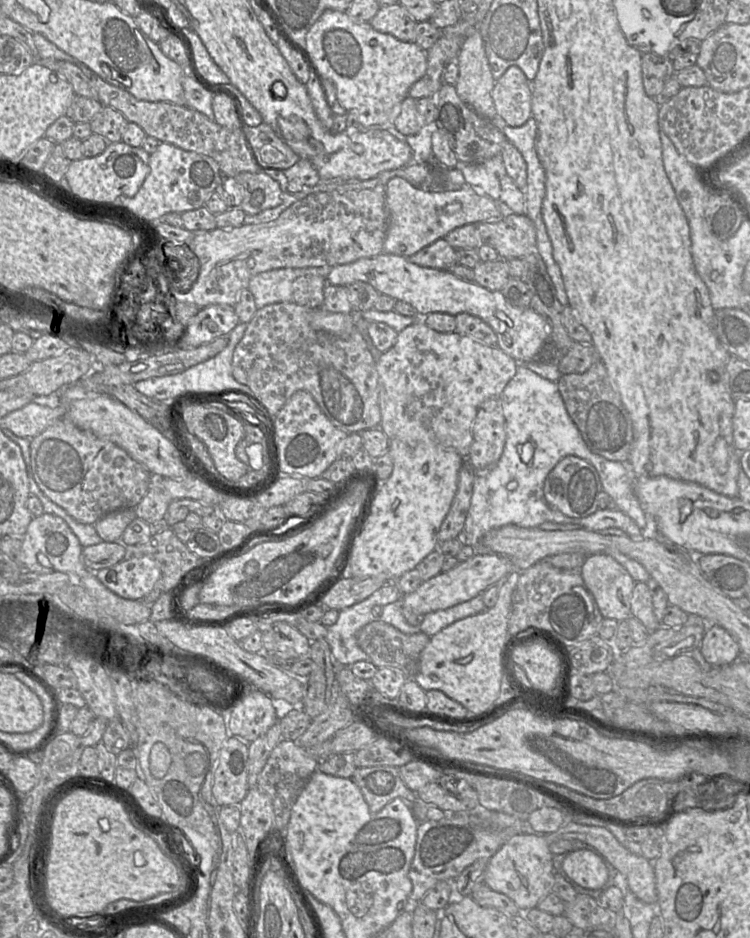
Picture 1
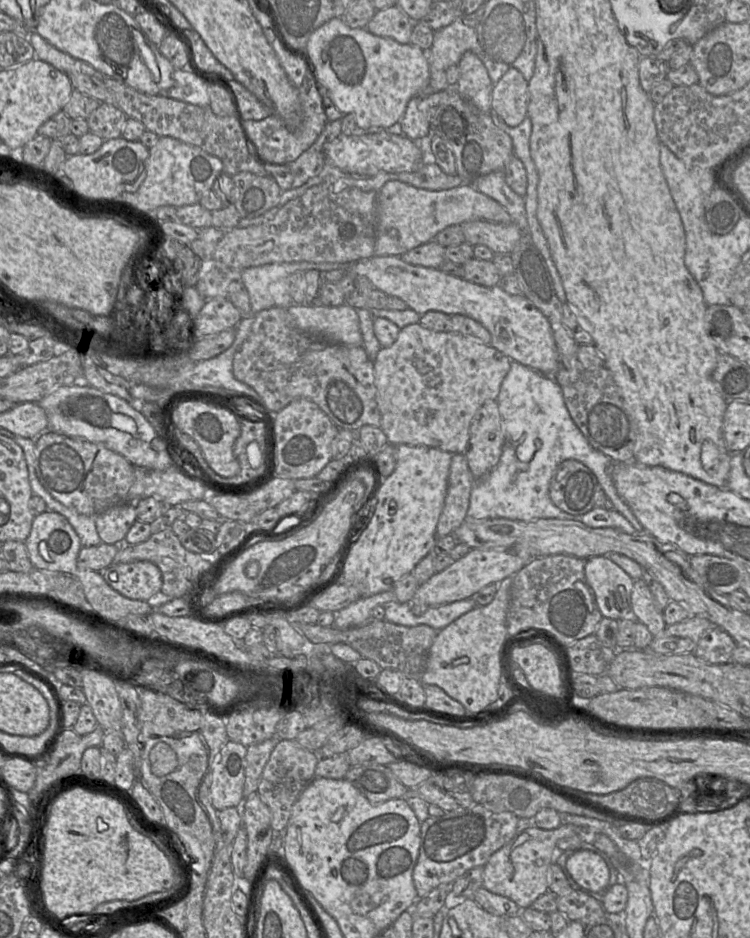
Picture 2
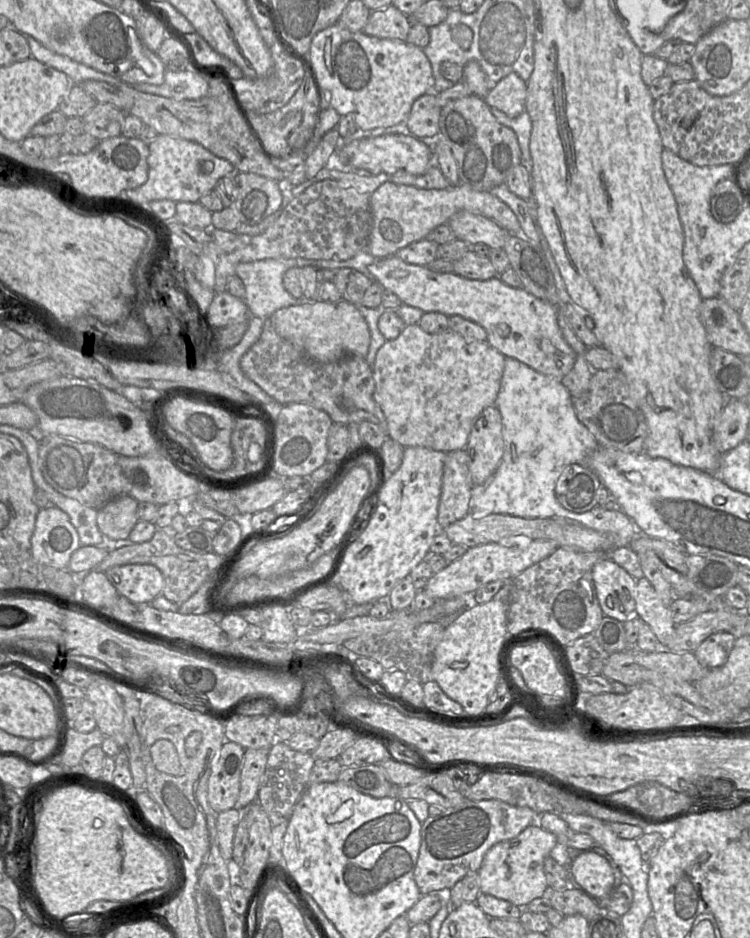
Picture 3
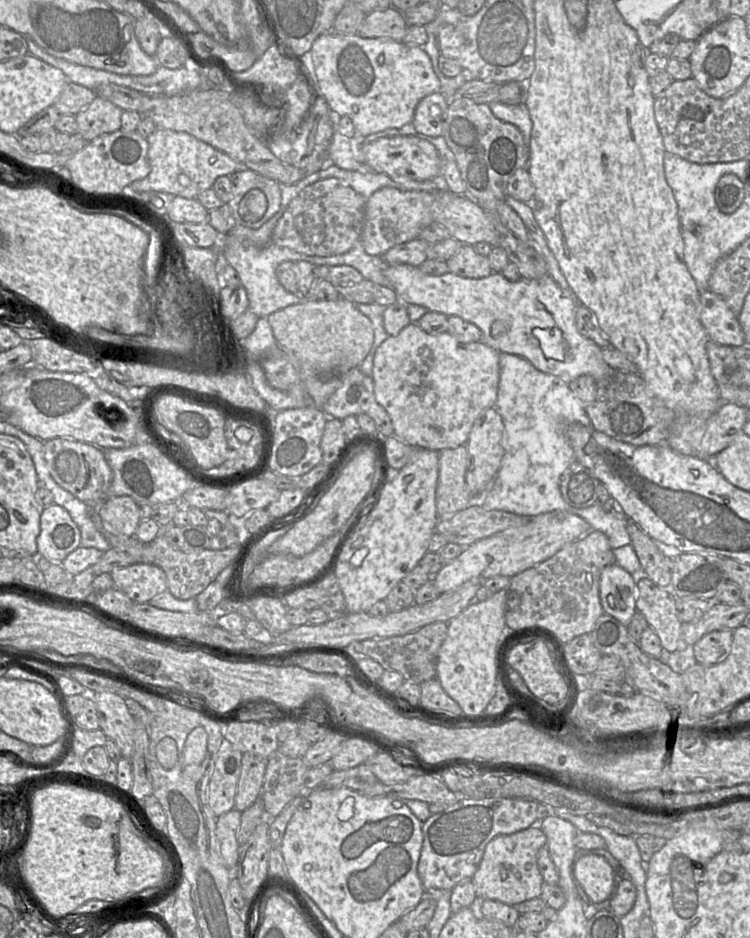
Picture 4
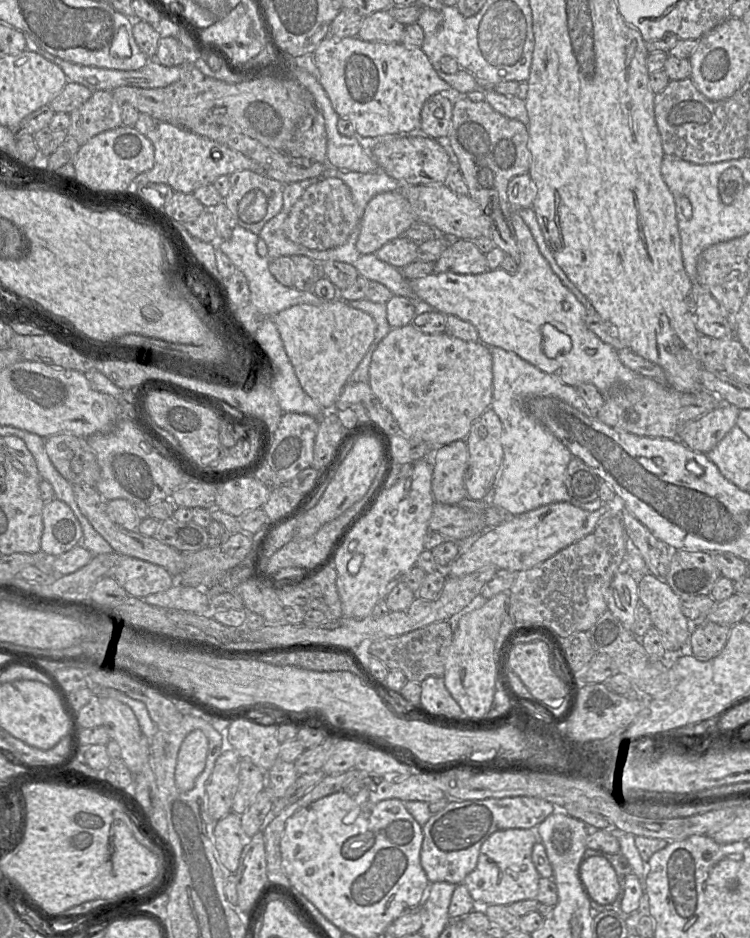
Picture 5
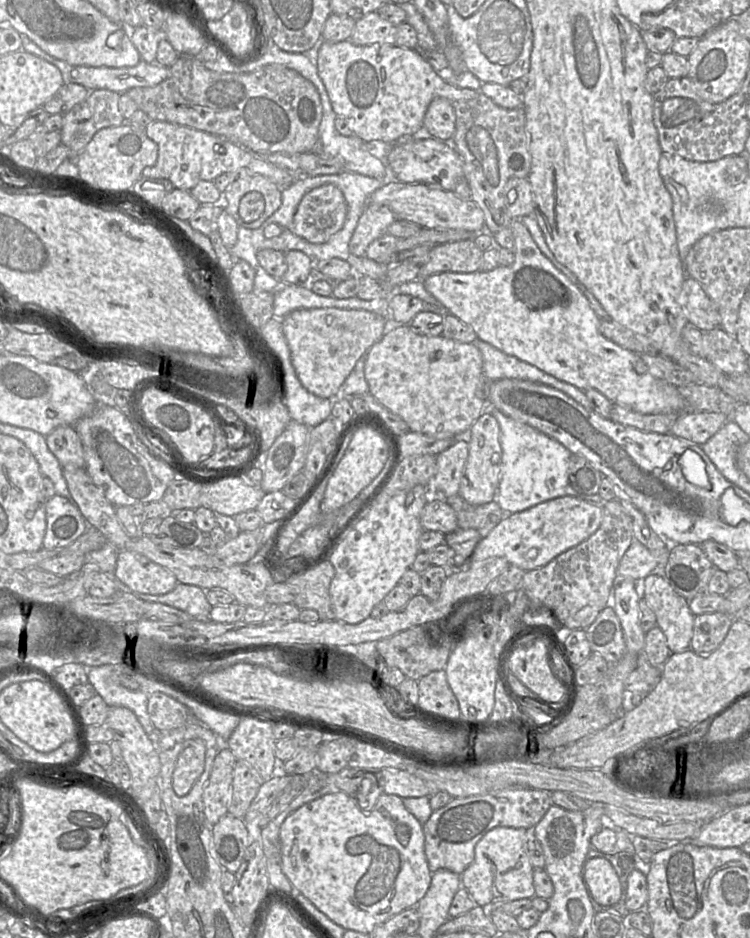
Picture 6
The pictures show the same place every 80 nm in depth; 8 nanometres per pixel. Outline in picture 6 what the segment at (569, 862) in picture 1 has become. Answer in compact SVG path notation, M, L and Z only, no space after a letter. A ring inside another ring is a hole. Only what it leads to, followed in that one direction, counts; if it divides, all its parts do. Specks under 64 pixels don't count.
M589 858L583 869L584 881L592 899L600 906L617 904L622 895L622 886L612 864L605 858Z

